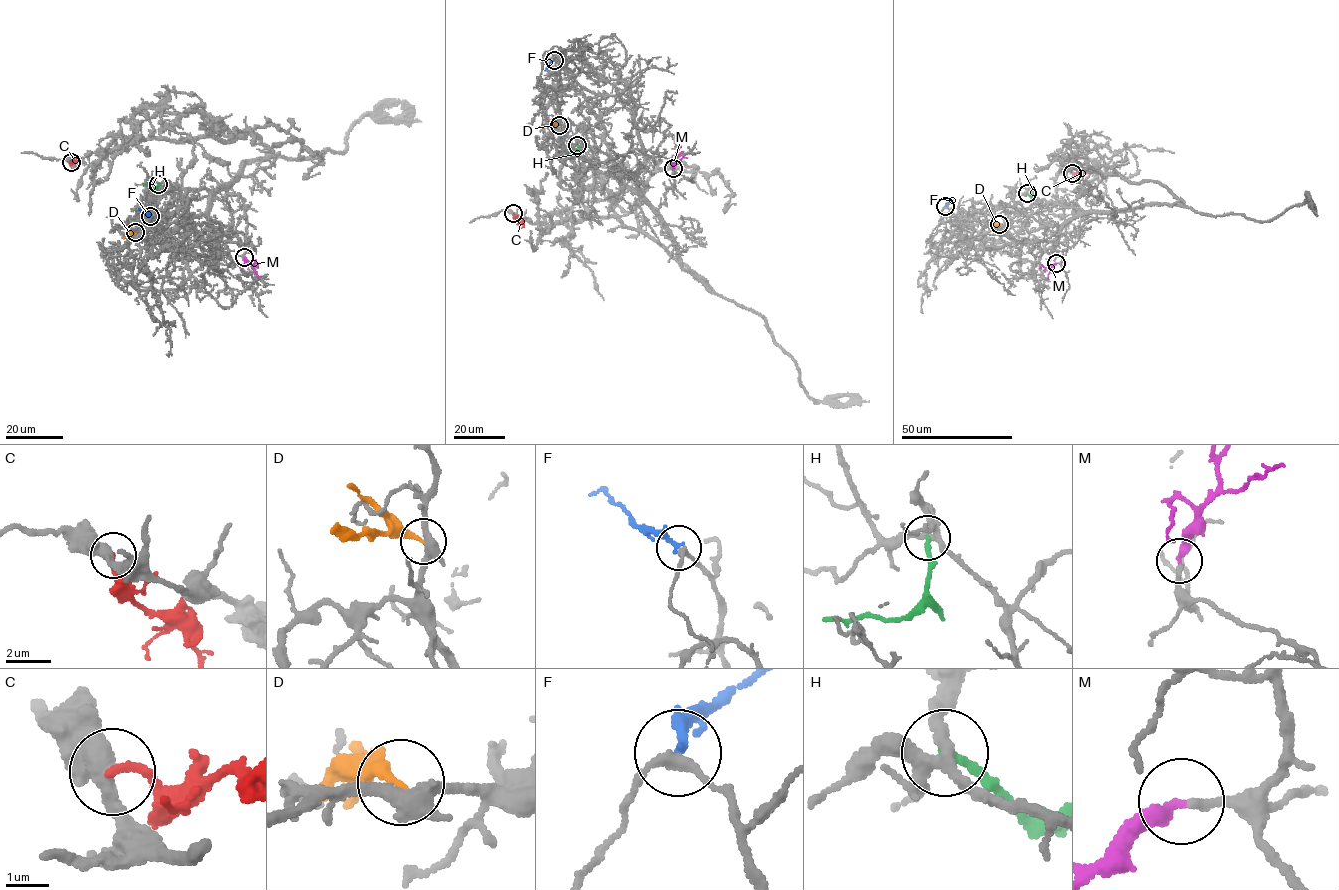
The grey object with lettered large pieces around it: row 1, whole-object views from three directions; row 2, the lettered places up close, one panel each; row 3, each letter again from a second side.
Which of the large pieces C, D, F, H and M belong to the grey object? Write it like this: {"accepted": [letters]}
{"accepted": ["M"]}

